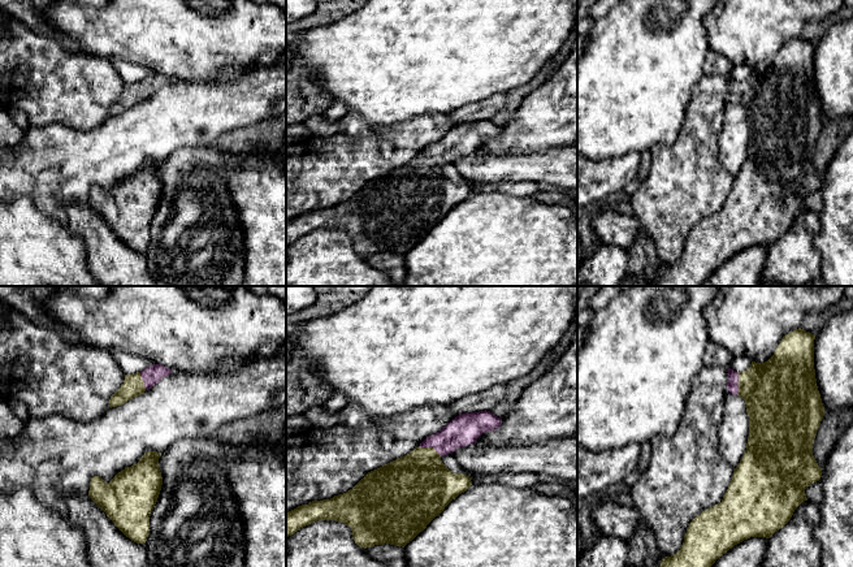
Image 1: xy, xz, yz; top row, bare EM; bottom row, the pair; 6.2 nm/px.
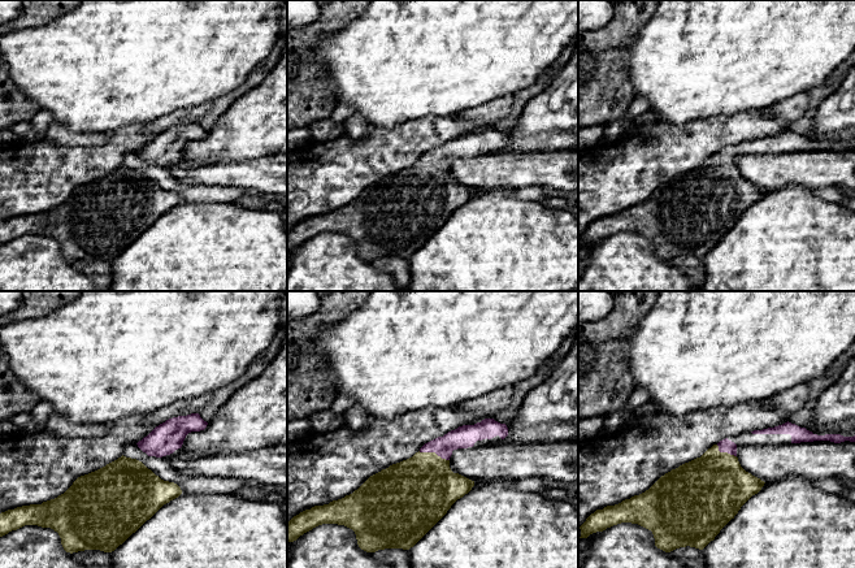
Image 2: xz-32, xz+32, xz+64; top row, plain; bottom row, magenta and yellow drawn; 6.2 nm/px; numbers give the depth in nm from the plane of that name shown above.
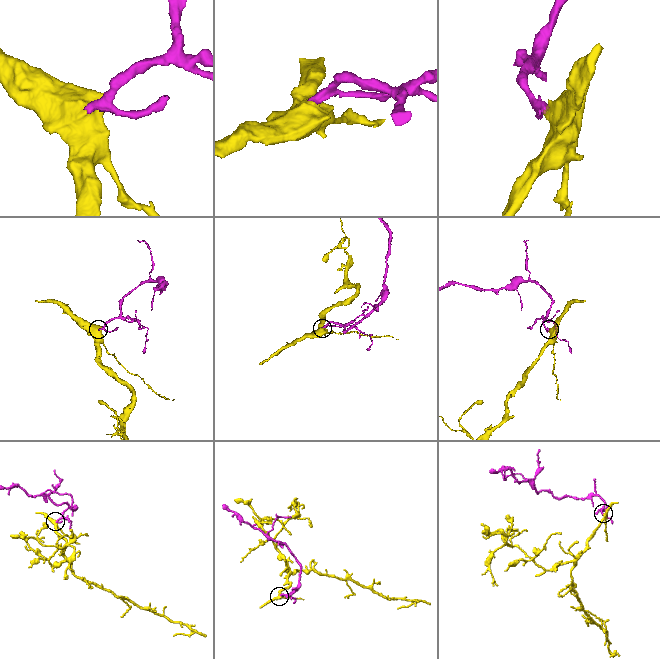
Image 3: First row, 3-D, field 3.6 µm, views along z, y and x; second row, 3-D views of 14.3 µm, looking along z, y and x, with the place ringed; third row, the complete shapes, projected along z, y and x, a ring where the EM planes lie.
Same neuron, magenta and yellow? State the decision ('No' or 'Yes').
Yes

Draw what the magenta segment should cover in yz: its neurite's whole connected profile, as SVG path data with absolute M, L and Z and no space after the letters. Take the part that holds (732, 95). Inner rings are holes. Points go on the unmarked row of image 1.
M798 36L781 47L767 70L752 70L744 81L728 77L727 99L741 105L746 113L749 125L746 159L739 174L733 178L732 189L723 208L690 230L680 259L671 265L664 265L653 286L701 286L718 267L744 248L750 246L770 247L791 229L794 218L804 209L807 209L805 198L822 186L822 177L813 164L813 152L824 125L814 78L814 48L814 43Z

